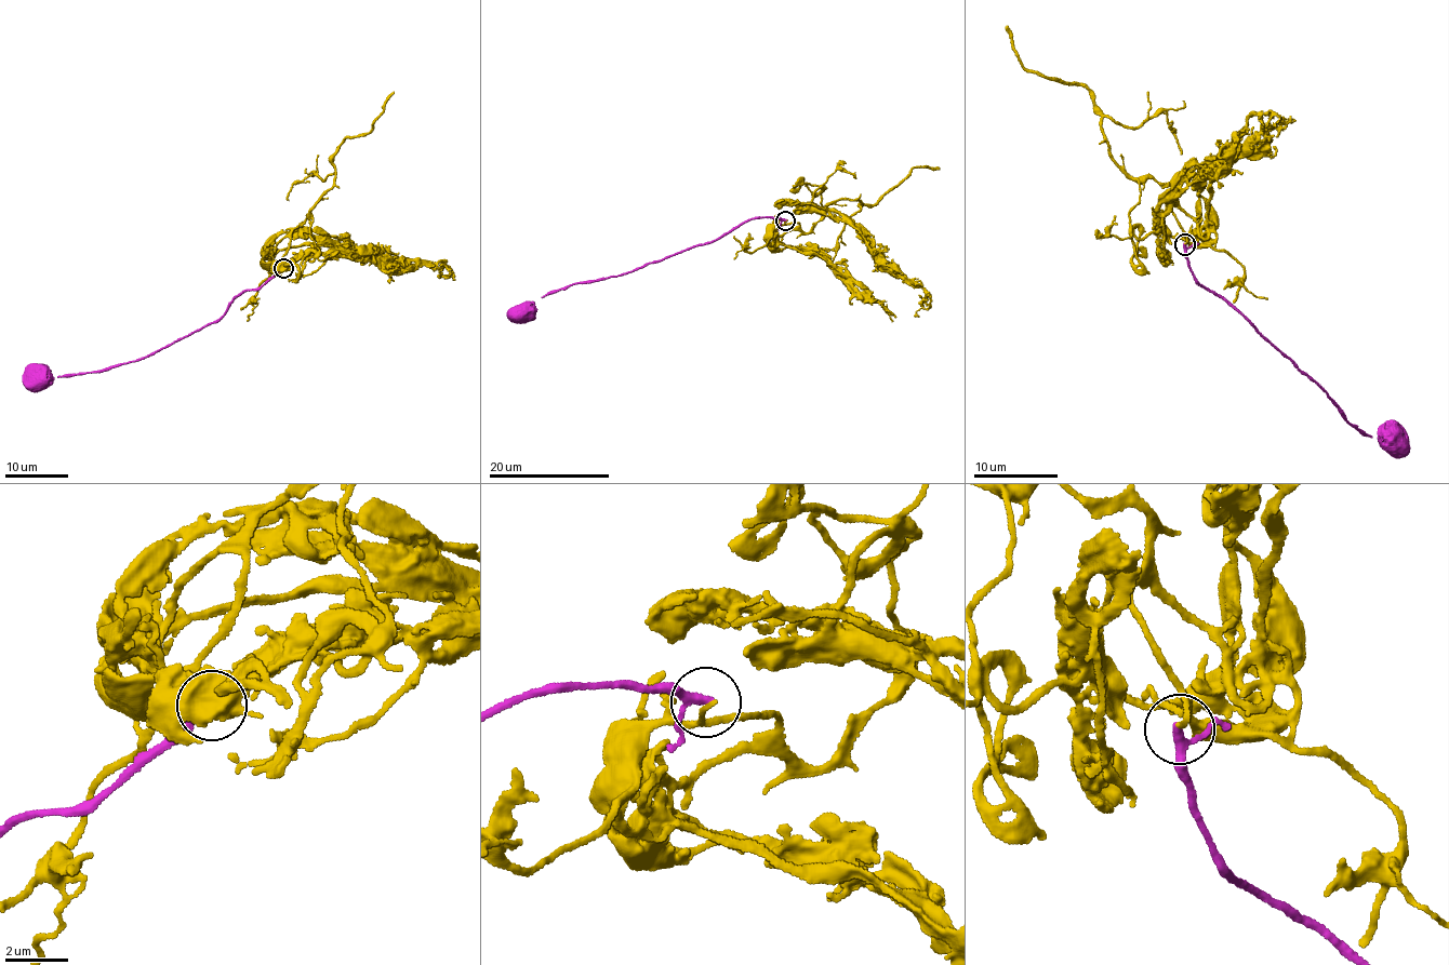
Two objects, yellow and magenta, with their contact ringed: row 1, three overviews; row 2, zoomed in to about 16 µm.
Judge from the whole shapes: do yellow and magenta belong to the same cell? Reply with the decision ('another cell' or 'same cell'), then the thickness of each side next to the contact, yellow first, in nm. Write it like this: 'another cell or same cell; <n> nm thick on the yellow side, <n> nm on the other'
another cell; 150 nm thick on the yellow side, 240 nm on the other

